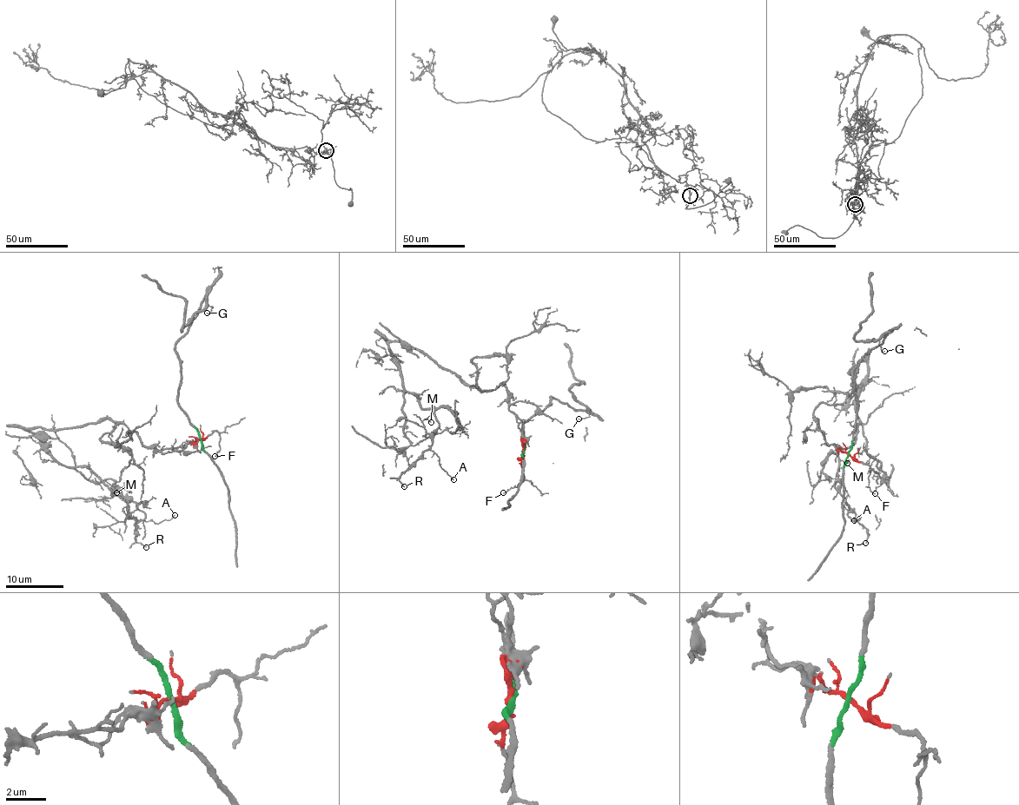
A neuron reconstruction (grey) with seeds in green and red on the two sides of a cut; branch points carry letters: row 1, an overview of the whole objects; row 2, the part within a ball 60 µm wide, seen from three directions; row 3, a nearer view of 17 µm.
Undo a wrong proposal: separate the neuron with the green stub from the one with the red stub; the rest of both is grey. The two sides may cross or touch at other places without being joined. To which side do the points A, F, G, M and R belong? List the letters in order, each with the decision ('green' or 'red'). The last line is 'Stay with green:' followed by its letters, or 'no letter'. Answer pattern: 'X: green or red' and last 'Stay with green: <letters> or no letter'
A: red
F: red
G: green
M: red
R: red
Stay with green: G

